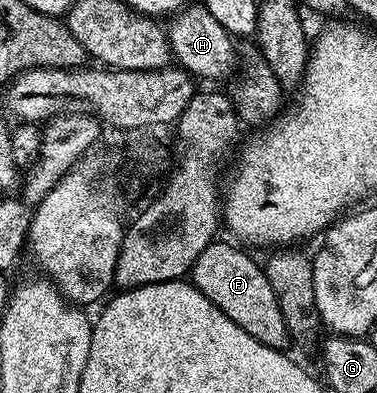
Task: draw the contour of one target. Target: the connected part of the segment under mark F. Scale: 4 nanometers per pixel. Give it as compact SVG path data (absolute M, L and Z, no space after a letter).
M215 240L203 248L203 252L199 252L199 260L195 260L191 271L193 286L199 288L199 292L203 292L203 296L207 296L207 300L211 300L211 304L223 312L223 316L231 316L231 320L235 320L243 332L271 348L285 350L290 345L291 335L287 324L283 324L283 312L279 312L279 300L275 300L275 290L267 280L264 265L256 262L248 254L248 249L232 241L221 241Z

